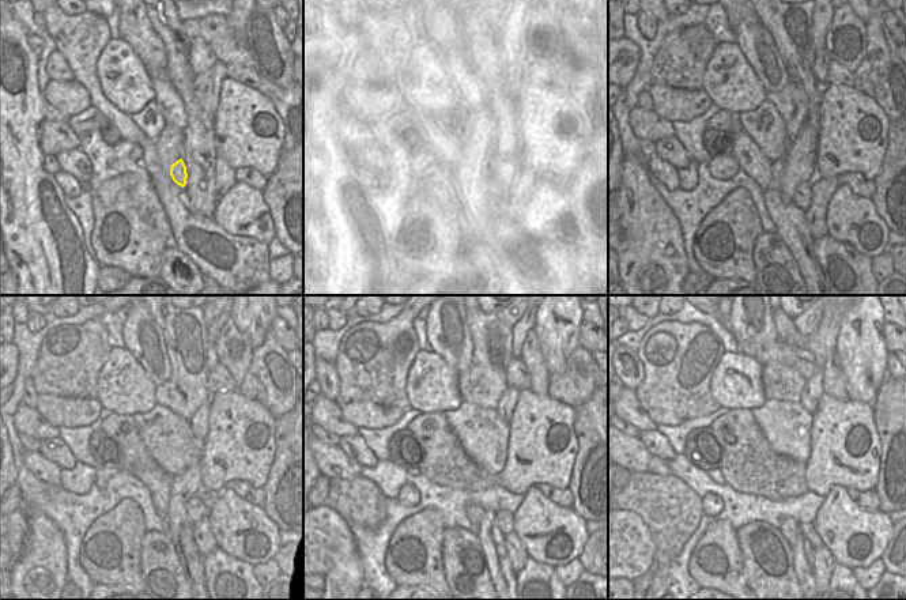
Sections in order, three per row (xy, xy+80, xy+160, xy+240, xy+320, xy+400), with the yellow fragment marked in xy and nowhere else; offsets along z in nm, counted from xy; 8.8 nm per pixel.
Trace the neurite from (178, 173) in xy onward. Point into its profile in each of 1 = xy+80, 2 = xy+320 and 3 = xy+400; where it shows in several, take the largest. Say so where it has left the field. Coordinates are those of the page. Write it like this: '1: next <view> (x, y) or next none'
1: next xy+80 (494, 191)
2: next xy+320 (504, 519)
3: next xy+400 (807, 528)

